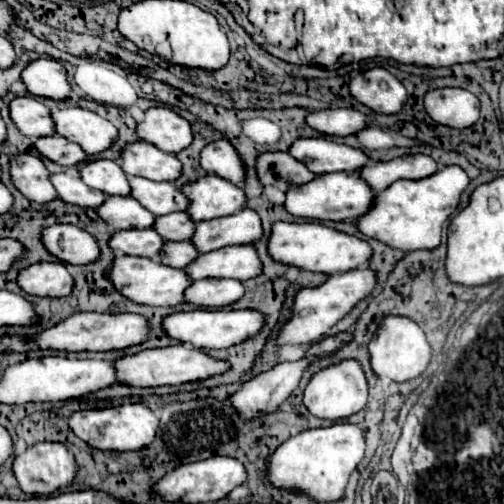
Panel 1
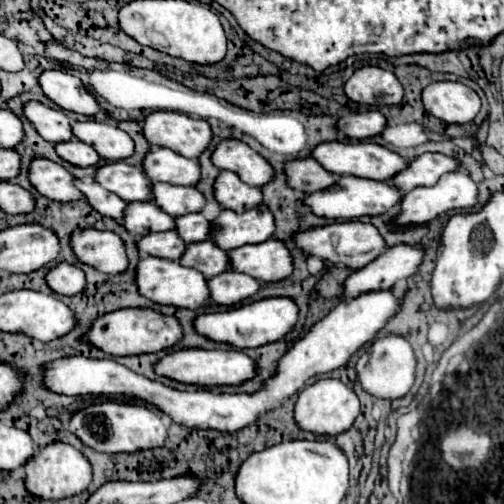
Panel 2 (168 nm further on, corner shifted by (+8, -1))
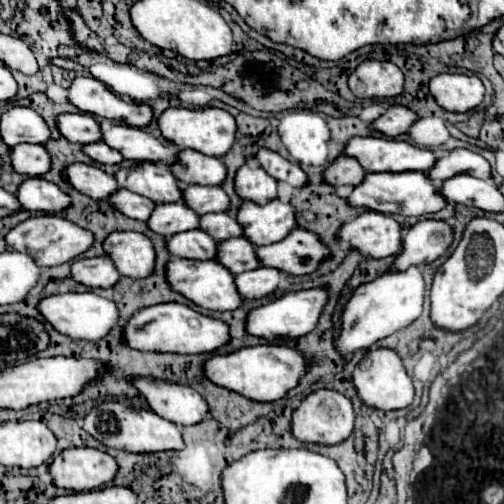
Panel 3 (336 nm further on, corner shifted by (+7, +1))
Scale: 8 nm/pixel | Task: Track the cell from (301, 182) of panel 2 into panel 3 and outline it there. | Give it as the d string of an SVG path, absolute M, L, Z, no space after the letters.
M341 156L337 158L327 170L325 170L325 180L333 186L359 186L367 176L367 170L351 156Z

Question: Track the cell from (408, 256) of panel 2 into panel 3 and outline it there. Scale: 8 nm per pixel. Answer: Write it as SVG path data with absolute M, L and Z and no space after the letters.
M421 220L403 238L403 250L391 270L425 266L435 262L453 244L453 226L445 220Z

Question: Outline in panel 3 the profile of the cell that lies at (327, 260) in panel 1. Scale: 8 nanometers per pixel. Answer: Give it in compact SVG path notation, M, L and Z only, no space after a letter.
M363 212L349 224L343 224L339 238L353 244L363 256L385 258L401 250L401 224L383 212Z

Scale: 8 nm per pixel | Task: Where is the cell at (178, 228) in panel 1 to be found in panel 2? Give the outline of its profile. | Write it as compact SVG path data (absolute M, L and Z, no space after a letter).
M184 214L174 218L176 234L188 242L200 242L210 238L210 222L202 214Z

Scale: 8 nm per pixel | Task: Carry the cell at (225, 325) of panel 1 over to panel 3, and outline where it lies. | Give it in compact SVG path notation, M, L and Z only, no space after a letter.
M311 288L311 290L299 290L289 292L265 306L255 308L247 316L247 330L259 338L279 342L279 340L293 340L299 336L305 336L315 330L323 308L329 302L329 290L327 288Z

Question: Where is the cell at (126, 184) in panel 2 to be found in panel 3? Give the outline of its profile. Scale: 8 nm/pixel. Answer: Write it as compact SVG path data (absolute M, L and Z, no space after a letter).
M139 162L133 166L123 166L115 174L121 188L133 190L137 194L145 194L147 198L153 198L157 204L165 202L177 202L183 198L179 180L173 176L173 172L165 166L157 166L153 162Z

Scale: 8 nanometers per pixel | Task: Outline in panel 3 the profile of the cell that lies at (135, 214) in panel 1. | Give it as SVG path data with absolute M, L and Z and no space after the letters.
M183 200L171 204L157 204L147 226L161 236L173 236L185 230L199 228L199 214L191 210Z

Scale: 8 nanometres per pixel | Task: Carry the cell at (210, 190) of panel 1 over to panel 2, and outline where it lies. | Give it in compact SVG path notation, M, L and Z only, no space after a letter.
M222 170L214 182L214 198L222 210L246 212L262 202L260 188L244 184L234 172Z

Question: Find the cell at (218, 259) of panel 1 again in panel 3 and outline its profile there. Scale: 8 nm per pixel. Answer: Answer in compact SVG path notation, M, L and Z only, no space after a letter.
M305 228L293 230L285 242L259 246L257 254L261 254L261 262L265 262L265 266L279 268L293 276L311 274L325 258L331 258L331 250L321 242L319 234Z

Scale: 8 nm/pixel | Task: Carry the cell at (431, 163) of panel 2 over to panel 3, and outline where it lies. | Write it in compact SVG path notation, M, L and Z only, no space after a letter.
M455 148L449 154L441 156L437 160L437 166L433 166L433 170L429 170L427 174L435 182L443 182L443 180L449 180L459 174L473 174L477 178L489 180L491 178L491 164L477 152L471 152L465 148Z

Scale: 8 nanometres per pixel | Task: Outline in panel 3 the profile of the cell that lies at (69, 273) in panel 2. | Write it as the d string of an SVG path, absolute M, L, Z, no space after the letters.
M109 256L77 260L71 268L71 276L89 288L111 288L121 278Z

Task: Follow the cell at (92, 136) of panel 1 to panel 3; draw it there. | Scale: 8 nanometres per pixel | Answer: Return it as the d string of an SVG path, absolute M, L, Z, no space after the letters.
M111 124L111 126L103 126L103 142L113 146L115 150L121 150L121 154L125 154L127 160L135 160L135 162L163 162L167 166L175 164L179 158L179 146L165 140L165 138L157 138L153 136L147 128L131 128L125 124Z

